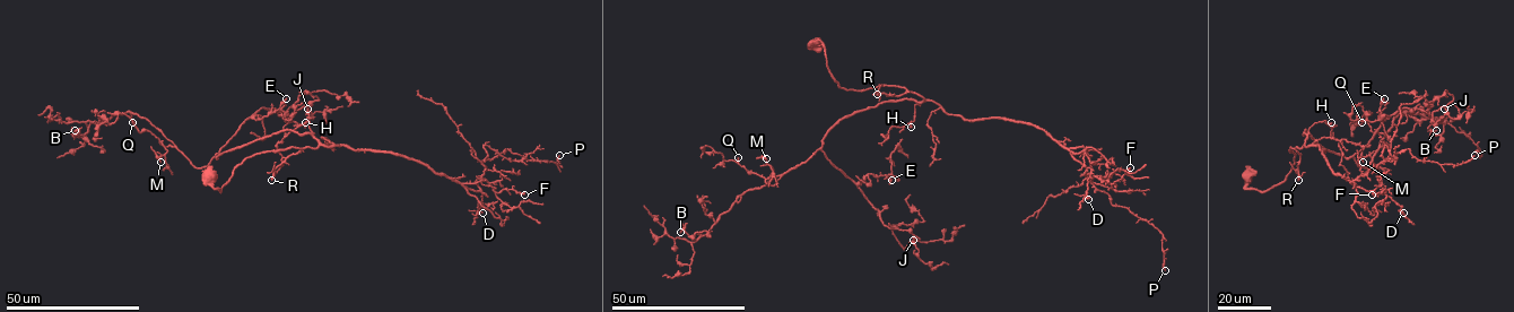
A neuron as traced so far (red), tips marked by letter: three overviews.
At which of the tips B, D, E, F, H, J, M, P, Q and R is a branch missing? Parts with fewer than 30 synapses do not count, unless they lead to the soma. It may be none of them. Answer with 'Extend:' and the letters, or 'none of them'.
Extend: R

